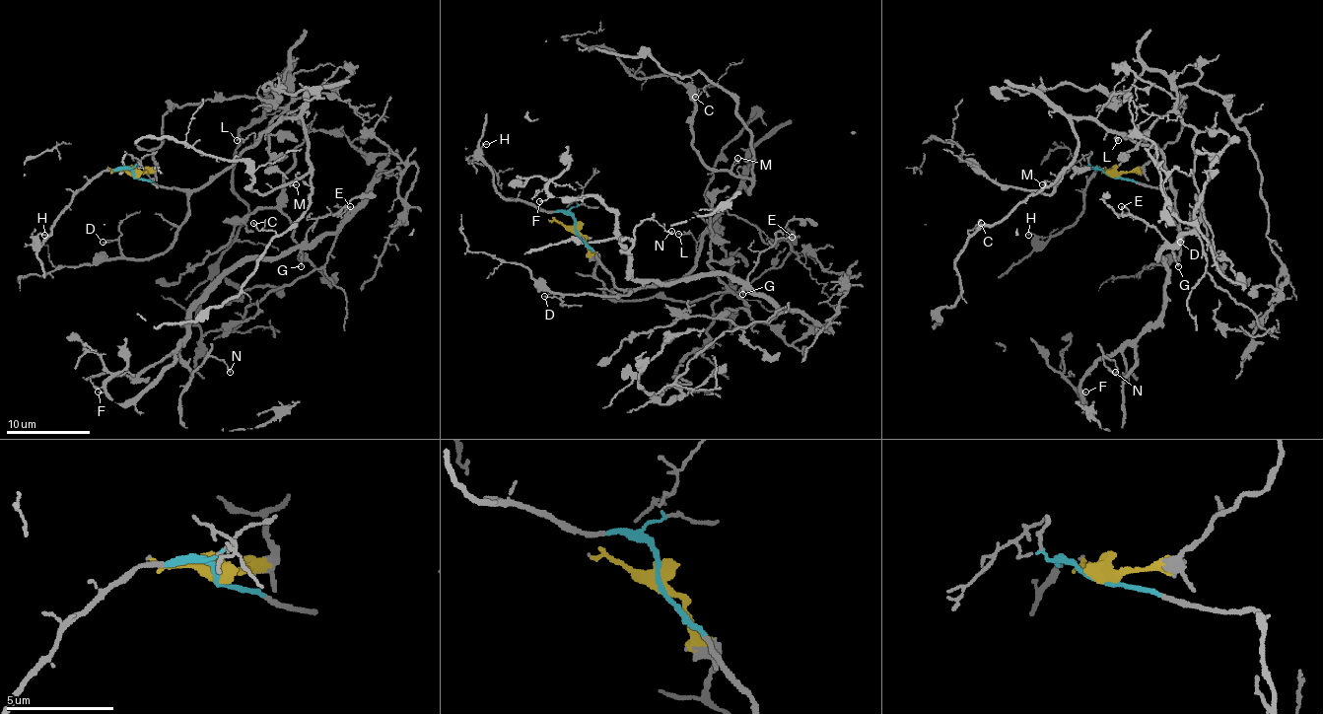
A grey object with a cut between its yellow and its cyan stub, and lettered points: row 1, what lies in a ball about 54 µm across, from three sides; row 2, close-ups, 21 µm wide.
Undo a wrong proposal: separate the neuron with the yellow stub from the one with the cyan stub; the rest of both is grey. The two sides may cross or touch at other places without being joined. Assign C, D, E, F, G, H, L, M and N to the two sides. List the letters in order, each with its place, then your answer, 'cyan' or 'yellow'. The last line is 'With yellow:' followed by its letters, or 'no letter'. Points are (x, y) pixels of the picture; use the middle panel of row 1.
C: at (695, 97); cyan
D: at (544, 296); cyan
E: at (792, 237); yellow
F: at (539, 201); yellow
G: at (742, 294); yellow
H: at (486, 144); cyan
L: at (678, 234); cyan
M: at (737, 158); cyan
N: at (671, 231); yellow
With yellow: E, F, G, N

